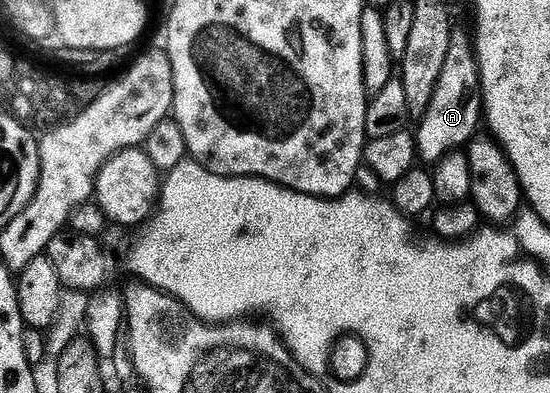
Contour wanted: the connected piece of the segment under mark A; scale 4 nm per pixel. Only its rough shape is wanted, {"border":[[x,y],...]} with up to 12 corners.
{"border":[[454,30],[419,120],[420,162],[464,148],[483,119],[474,40]]}

